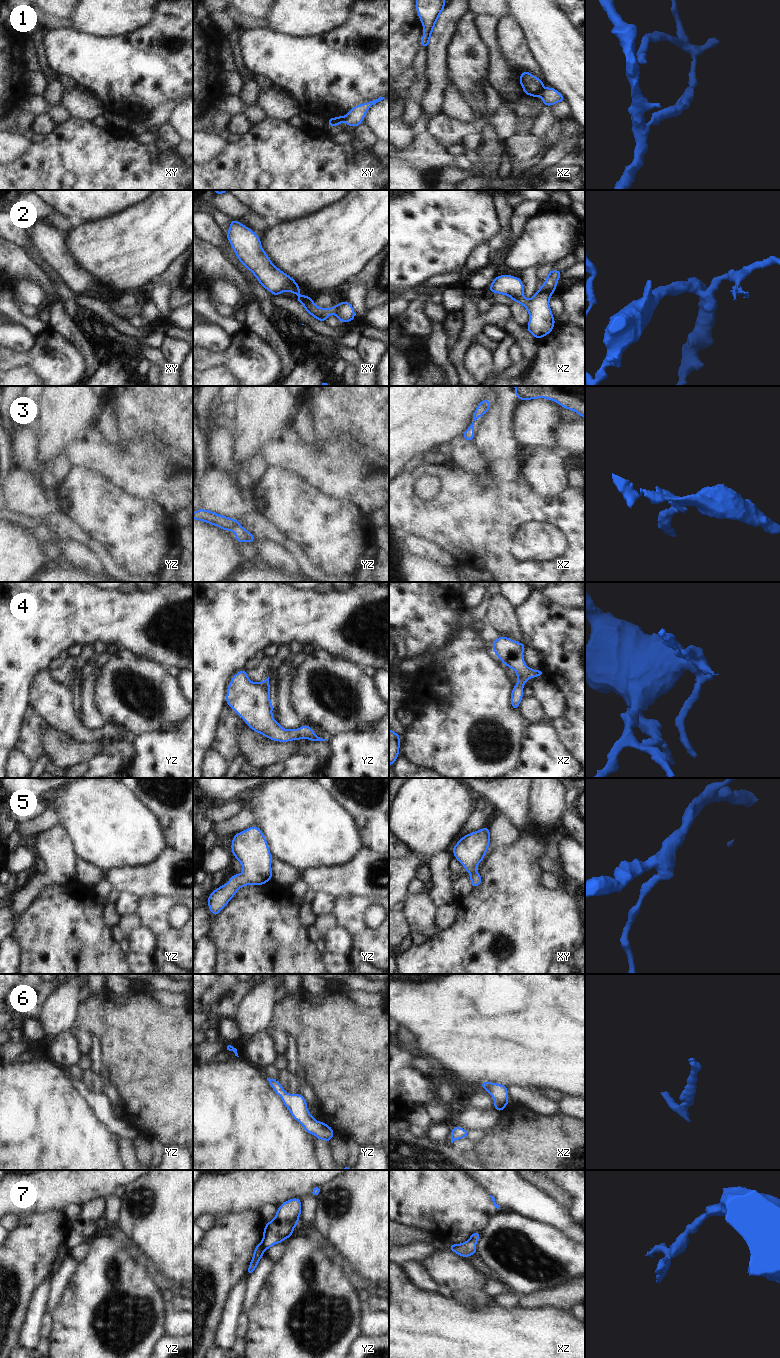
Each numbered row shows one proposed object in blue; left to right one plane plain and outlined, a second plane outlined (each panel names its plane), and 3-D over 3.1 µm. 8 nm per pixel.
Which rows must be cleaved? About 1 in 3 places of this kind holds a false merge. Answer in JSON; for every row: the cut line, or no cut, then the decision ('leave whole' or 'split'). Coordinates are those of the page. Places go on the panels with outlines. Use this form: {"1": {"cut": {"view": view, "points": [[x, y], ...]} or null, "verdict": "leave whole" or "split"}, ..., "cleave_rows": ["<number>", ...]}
{"1": {"cut": {"view": "xz", "points": [[544, 88], [532, 95]]}, "verdict": "split"}, "2": {"cut": null, "verdict": "leave whole"}, "3": {"cut": null, "verdict": "leave whole"}, "4": {"cut": null, "verdict": "leave whole"}, "5": {"cut": null, "verdict": "leave whole"}, "6": {"cut": null, "verdict": "leave whole"}, "7": {"cut": {"view": "yz", "points": [[261, 1242], [265, 1249]]}, "verdict": "split"}, "cleave_rows": ["1", "7"]}

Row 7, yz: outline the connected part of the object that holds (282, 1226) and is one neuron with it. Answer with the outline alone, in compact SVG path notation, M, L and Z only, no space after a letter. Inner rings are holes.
M293 1198L285 1201L277 1208L272 1221L265 1223L262 1244L268 1250L274 1244L282 1243L293 1234L301 1215L301 1199Z

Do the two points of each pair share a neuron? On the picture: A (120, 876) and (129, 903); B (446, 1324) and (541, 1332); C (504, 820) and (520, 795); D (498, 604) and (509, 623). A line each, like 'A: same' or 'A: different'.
A: different
B: same
C: different
D: same

